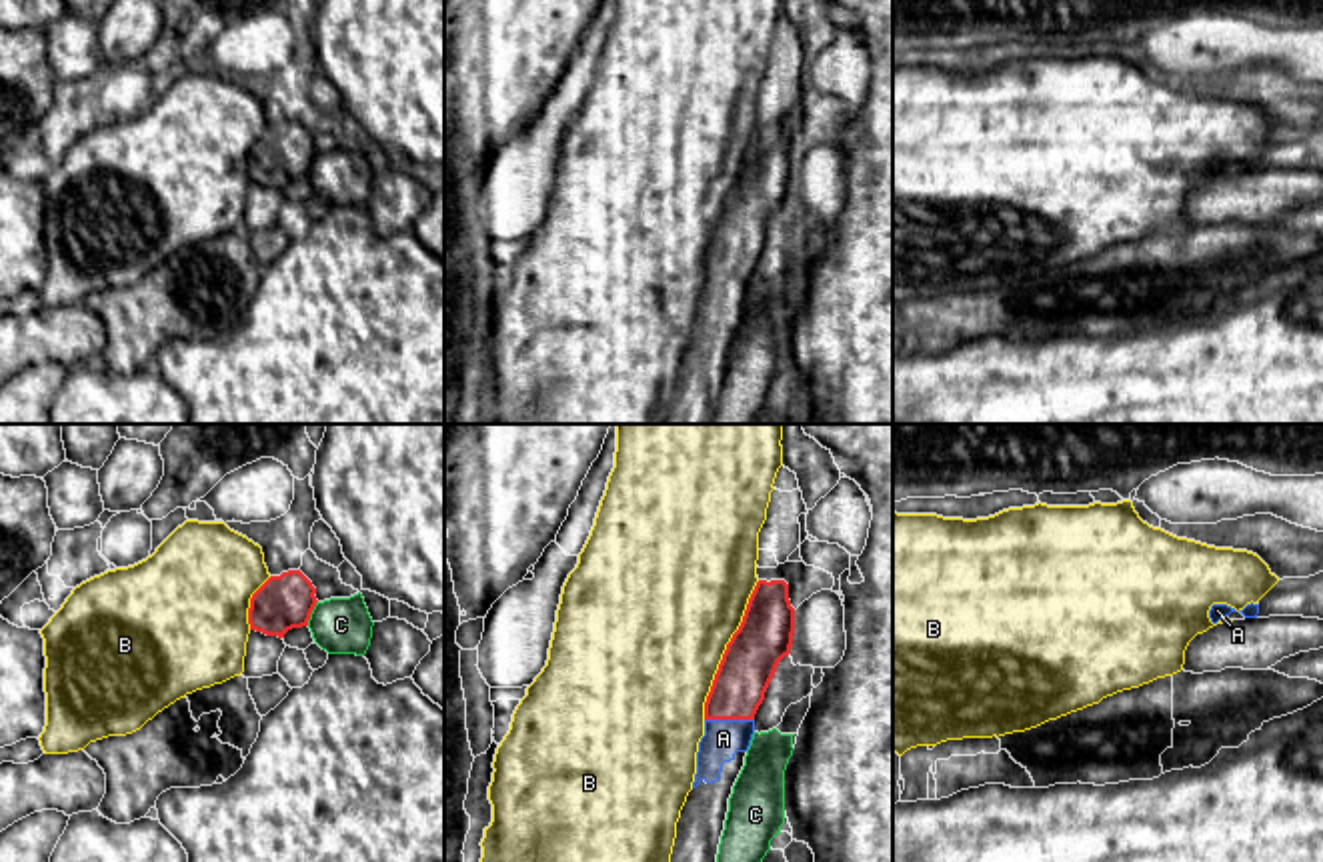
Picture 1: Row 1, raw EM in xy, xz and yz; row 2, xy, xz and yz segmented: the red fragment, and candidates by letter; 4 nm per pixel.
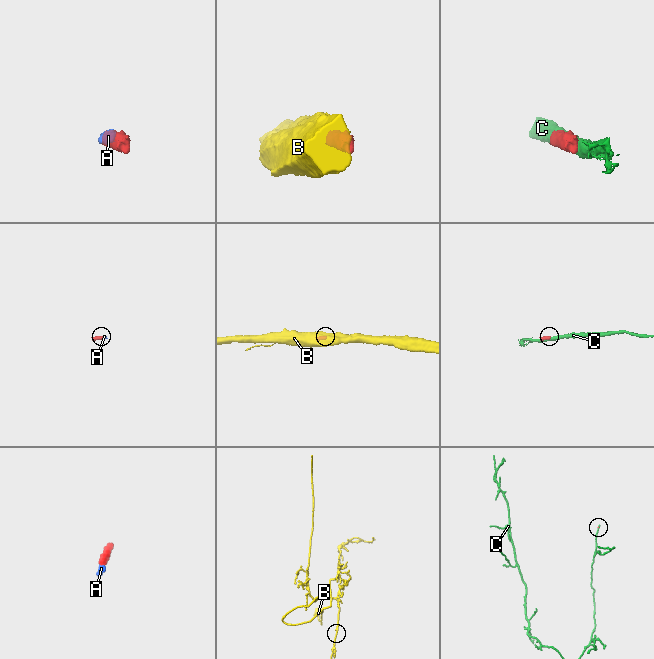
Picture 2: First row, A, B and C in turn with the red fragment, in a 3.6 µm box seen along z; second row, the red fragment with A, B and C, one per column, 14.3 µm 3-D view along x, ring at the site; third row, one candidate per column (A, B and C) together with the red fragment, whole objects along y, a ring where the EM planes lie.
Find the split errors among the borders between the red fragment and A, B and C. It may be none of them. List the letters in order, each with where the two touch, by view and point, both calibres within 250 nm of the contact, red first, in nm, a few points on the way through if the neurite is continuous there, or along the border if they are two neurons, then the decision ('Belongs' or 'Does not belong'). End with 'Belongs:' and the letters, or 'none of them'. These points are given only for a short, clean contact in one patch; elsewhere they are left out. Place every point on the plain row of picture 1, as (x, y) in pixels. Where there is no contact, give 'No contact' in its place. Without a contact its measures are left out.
A: Touches red at xz (729, 270). Thickness 220 nm (red) against 160 nm. Belongs
B: Touches red at xz (725, 202). Thickness 220 nm (red) against 500 nm. Does not belong
C: Touches red at xy (311, 164). Thickness 220 nm (red) against 220 nm. Does not belong
Belongs: A

